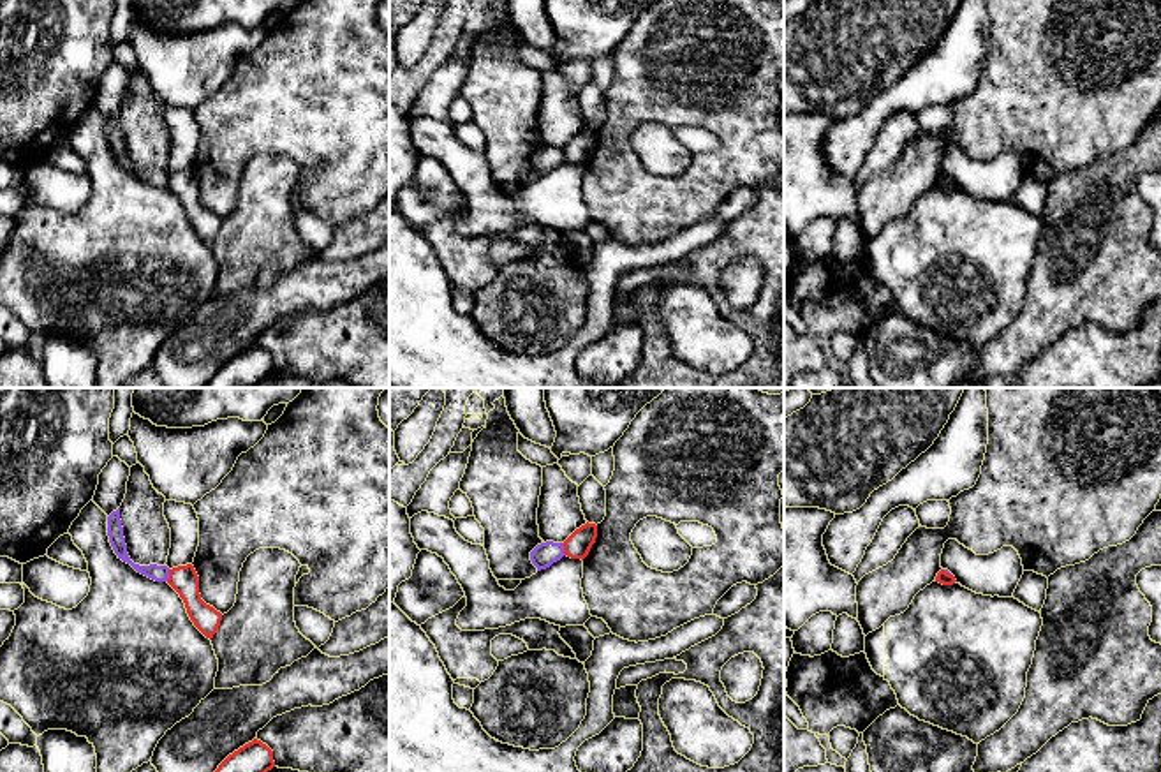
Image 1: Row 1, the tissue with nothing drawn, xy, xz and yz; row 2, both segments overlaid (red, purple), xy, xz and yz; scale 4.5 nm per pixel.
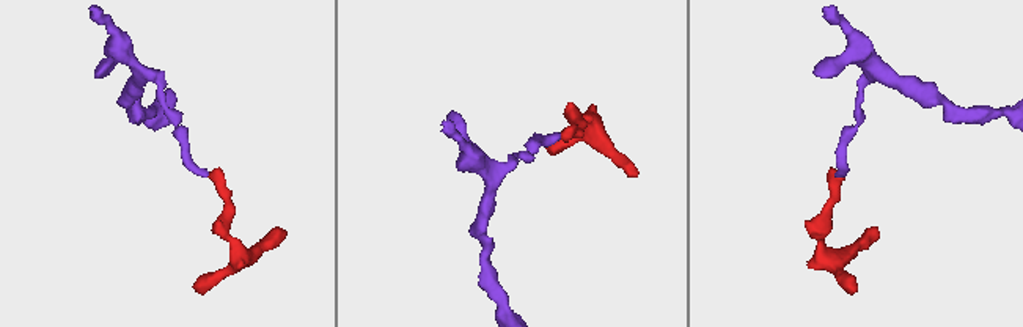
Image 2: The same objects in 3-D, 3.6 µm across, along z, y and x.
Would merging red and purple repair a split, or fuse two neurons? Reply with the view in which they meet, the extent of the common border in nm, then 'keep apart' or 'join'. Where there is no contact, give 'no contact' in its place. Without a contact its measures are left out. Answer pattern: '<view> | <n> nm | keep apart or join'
xy | 60 nm | keep apart

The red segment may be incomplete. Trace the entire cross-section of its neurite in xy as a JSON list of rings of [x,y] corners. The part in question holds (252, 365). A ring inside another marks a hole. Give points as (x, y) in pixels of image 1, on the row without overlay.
[[[254,344],[229,360],[204,388],[254,388],[273,372],[273,356]]]

